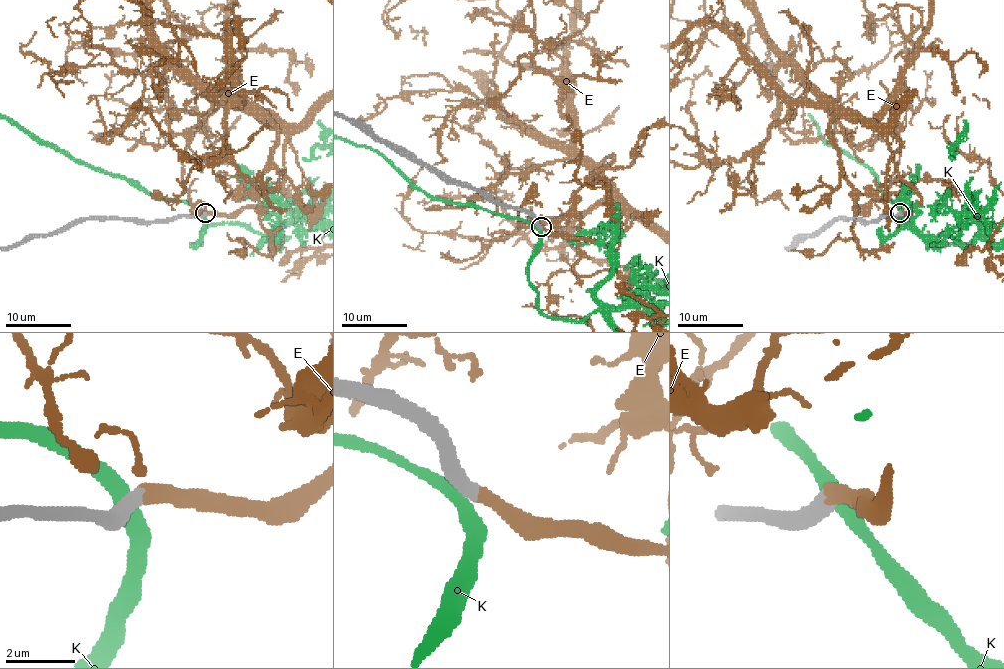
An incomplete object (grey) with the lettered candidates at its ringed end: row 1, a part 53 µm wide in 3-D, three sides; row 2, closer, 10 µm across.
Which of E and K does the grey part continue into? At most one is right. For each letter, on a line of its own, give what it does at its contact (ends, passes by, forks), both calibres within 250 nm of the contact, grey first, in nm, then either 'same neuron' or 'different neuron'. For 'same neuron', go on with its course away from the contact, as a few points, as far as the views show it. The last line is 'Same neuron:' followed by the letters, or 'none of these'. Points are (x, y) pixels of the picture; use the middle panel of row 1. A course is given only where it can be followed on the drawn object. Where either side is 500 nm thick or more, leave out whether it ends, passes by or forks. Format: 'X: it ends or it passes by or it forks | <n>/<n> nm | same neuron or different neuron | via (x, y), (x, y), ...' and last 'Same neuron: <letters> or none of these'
E: it ends | 440/400 nm | same neuron
K: 500/420 nm | different neuron
Same neuron: E

